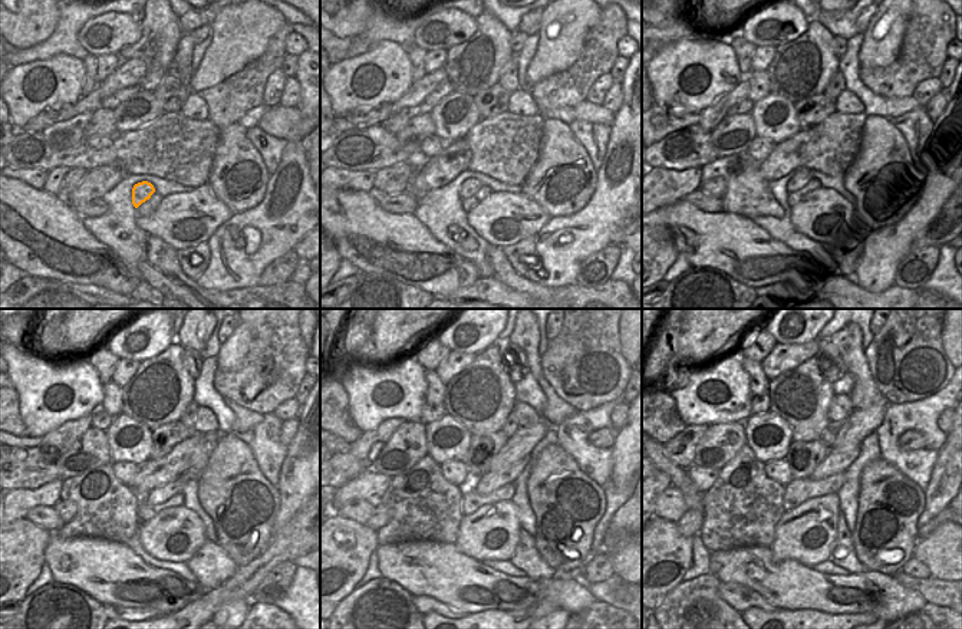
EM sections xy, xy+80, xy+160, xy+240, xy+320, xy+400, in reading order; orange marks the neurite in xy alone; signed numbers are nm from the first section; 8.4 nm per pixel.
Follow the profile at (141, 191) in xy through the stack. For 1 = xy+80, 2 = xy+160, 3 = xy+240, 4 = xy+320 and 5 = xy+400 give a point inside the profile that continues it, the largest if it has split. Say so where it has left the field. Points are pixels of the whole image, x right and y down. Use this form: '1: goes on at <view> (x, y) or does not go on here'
1: goes on at xy+80 (471, 185)
2: goes on at xy+160 (803, 175)
3: goes on at xy+240 (160, 494)
4: goes on at xy+320 (493, 480)
5: goes on at xy+400 (837, 460)

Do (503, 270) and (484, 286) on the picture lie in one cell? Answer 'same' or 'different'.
different

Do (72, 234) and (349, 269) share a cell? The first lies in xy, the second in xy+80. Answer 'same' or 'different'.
different

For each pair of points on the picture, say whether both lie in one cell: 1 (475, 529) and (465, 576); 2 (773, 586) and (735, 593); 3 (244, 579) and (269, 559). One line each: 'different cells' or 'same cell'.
1: different cells
2: different cells
3: same cell

